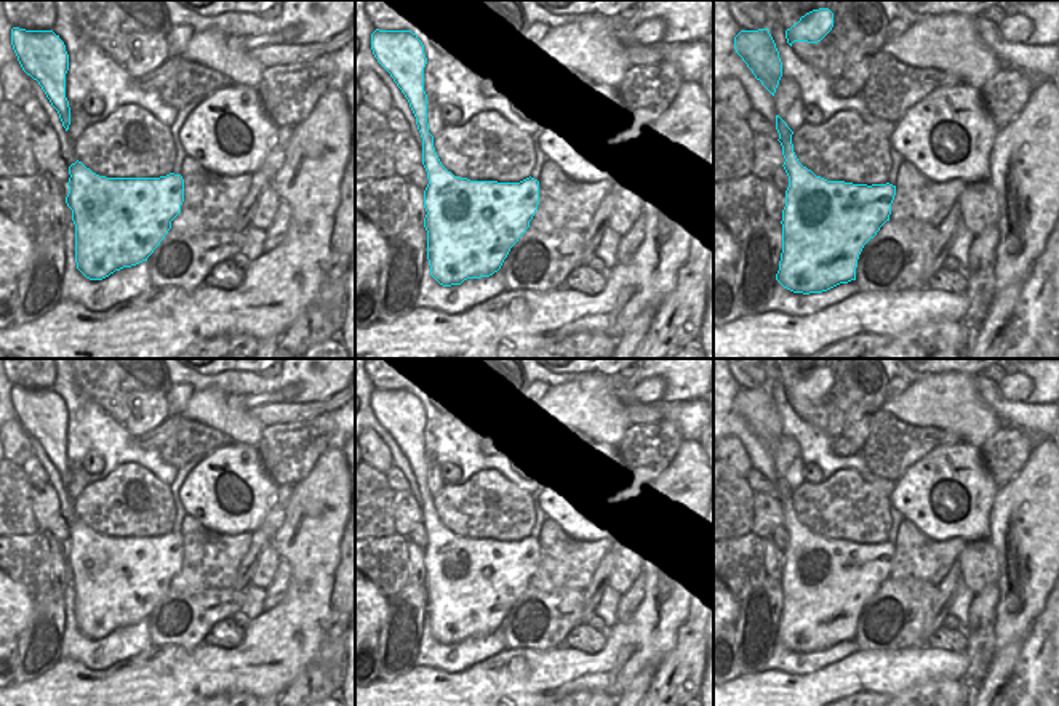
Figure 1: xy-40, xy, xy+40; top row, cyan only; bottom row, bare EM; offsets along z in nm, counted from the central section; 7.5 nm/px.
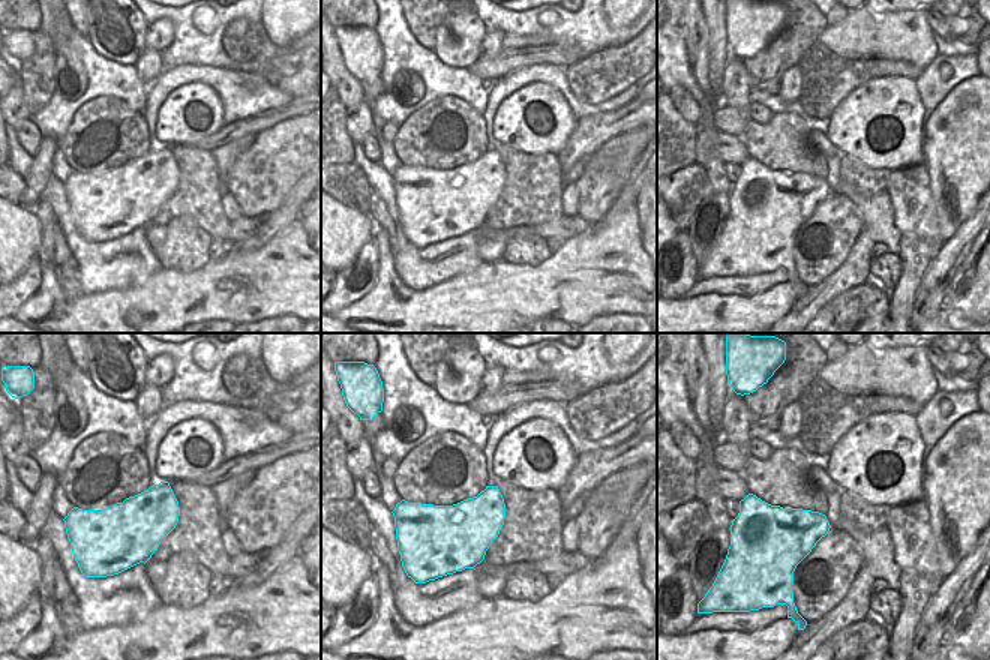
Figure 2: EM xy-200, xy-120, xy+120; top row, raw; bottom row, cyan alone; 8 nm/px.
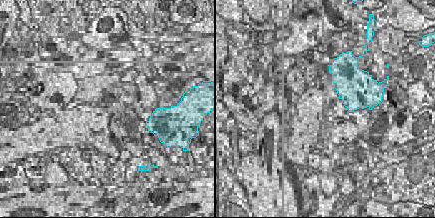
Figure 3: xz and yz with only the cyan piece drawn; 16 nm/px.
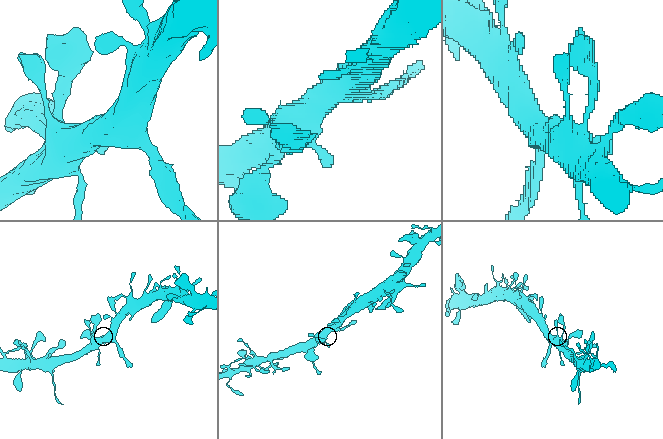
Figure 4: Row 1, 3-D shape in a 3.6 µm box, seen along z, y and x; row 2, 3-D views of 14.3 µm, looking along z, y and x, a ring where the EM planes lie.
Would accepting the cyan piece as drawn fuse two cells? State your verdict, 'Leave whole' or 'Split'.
Leave whole

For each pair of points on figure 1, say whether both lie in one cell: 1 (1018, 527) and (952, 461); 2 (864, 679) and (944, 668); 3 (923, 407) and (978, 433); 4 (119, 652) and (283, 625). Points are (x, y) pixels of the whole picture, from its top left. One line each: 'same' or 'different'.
1: different
2: same
3: same
4: different

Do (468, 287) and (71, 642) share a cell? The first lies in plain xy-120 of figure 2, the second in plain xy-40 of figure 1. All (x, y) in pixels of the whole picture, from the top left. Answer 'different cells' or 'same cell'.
different cells

